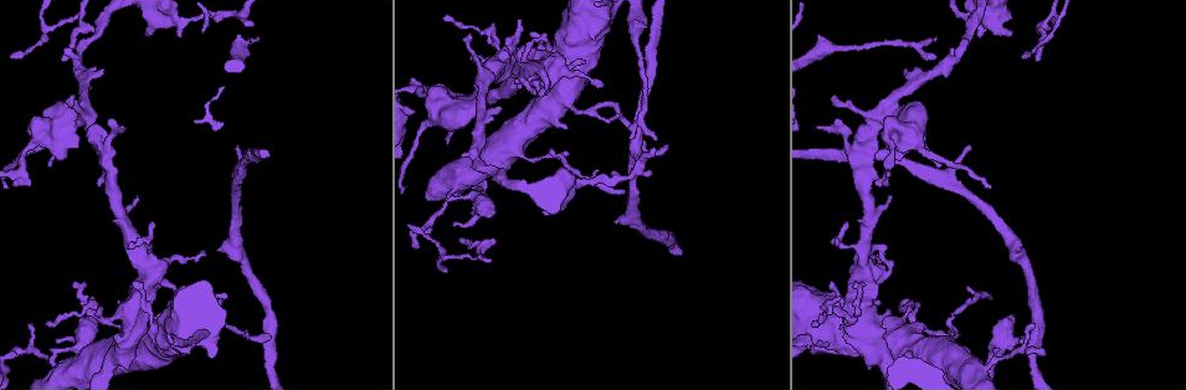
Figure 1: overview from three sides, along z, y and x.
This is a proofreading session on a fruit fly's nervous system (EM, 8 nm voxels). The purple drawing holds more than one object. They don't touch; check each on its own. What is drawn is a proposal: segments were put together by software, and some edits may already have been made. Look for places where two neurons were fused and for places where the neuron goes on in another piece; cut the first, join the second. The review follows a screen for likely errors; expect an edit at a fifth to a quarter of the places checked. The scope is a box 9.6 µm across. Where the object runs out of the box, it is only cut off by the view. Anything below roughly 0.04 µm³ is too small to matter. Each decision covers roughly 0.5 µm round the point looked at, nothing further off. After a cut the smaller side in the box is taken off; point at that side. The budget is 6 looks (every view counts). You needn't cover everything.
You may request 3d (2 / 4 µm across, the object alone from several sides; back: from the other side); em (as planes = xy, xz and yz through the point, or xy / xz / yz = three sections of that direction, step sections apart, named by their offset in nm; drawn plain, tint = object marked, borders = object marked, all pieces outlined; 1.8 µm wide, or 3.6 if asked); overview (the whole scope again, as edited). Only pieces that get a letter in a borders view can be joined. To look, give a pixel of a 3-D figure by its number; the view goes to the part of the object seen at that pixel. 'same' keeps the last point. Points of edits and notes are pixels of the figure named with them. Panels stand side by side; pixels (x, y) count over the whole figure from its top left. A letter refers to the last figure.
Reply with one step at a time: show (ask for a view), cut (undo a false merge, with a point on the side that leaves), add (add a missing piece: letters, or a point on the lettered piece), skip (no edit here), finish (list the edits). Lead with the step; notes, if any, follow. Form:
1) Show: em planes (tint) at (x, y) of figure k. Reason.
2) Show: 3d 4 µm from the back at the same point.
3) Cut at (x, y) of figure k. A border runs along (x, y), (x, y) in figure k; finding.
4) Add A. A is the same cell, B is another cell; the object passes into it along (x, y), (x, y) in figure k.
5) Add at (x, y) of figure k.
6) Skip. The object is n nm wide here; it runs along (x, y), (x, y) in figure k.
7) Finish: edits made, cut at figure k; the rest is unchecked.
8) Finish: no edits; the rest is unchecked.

Show: em xy step 16 (borders) at (418, 89) of figure 1. Sharp bend.

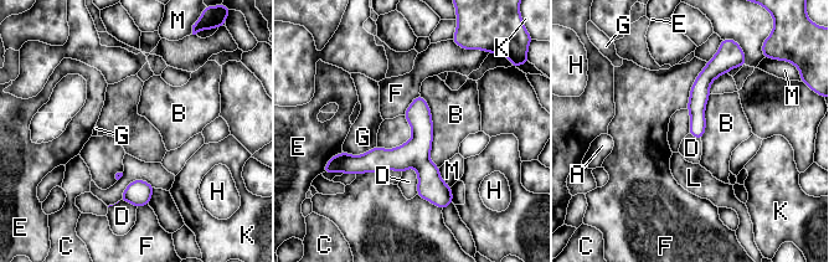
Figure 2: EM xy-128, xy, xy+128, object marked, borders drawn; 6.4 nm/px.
Skip. A, B, C, D, E, F, G, H, K, L and M are other cells; it runs along (343, 159), (413, 160), (448, 198) in figure 2; continuous, no second neuron.

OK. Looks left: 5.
Show: 3d 4 µm at (891, 261) of figure 1. Stops while still wide.

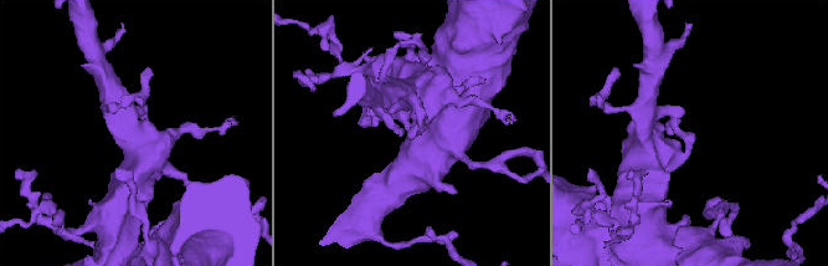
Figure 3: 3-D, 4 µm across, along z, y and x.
Show: em planes (borders) at (408, 137) of figure 3. Now the EM.

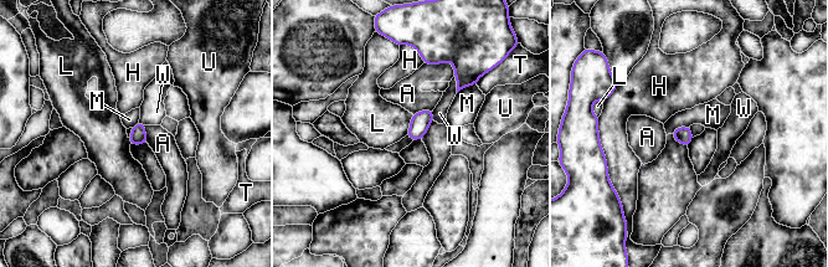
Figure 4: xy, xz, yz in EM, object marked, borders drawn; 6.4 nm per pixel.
Skip. A, H, L, M, T, U and W are other cells; a border runs along (412, 114), (406, 134) in figure 4; none of them fits.

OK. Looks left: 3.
Show: em planes (borders) at (937, 39) of figure 1. Tapers out.

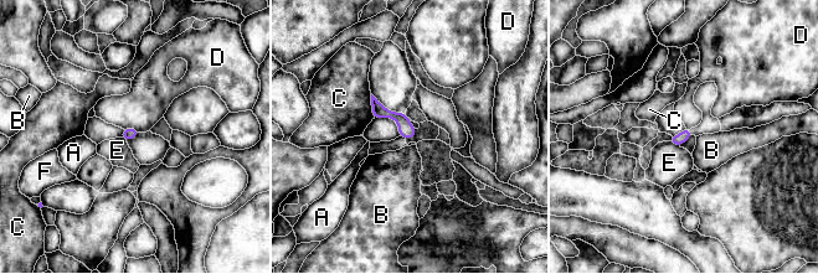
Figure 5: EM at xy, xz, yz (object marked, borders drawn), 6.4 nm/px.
Skip. The object is 70 nm wide here; the longest contact is with C, 160 nm; A, B, C, D, E and F are other cells; no lettered piece goes on from it.

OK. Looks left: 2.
Finish: no edits; the rest is unchecked.

